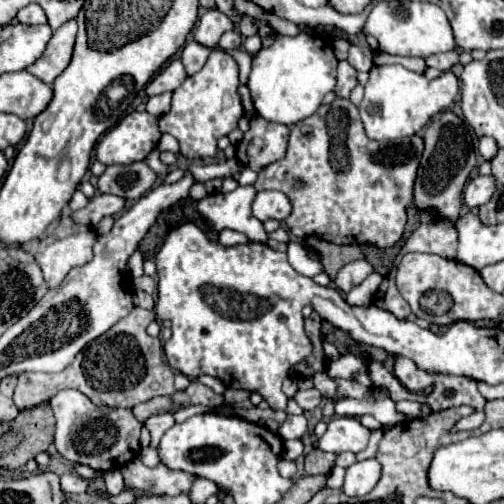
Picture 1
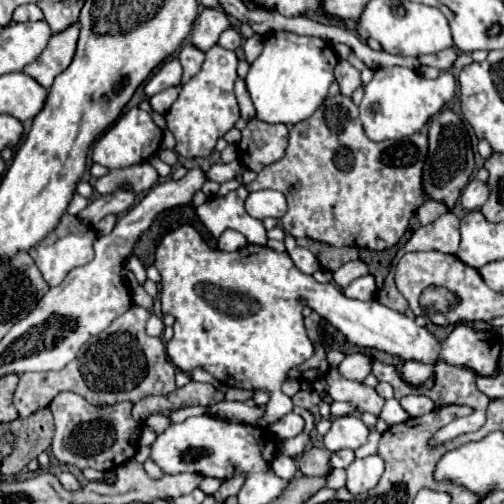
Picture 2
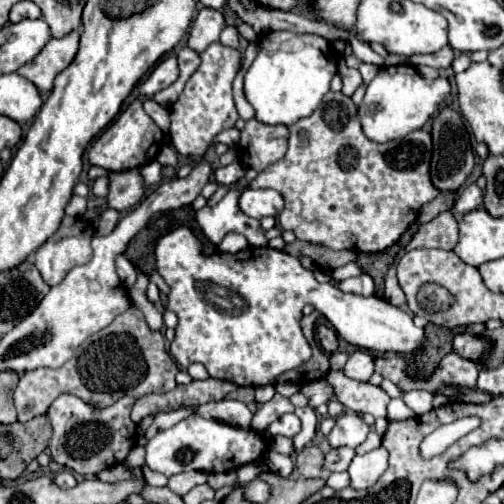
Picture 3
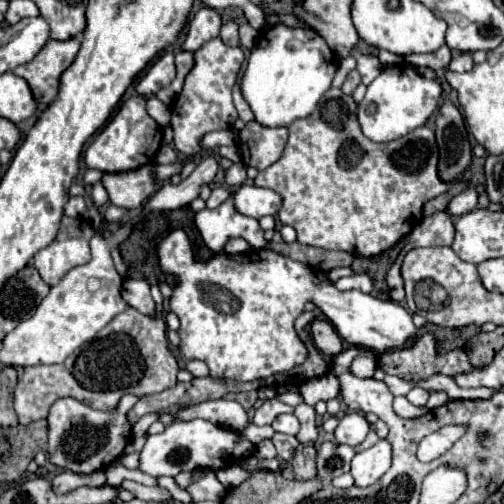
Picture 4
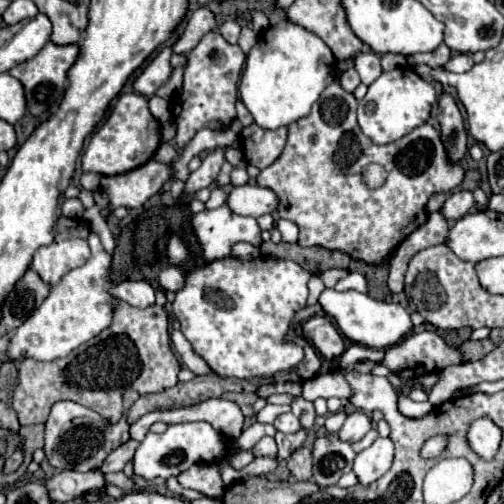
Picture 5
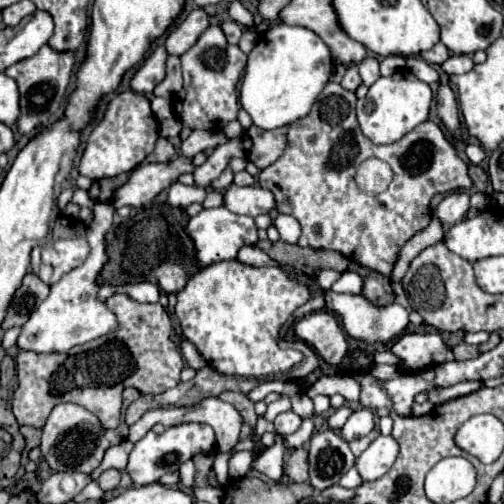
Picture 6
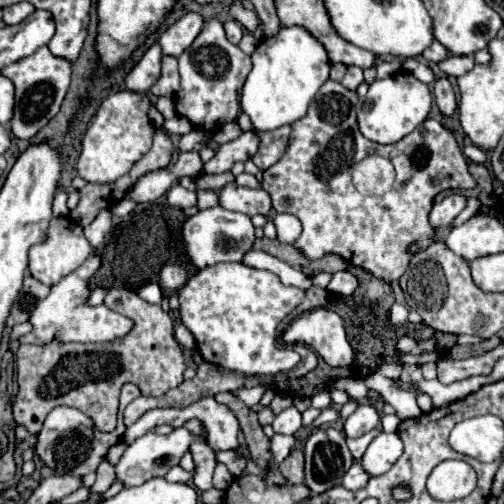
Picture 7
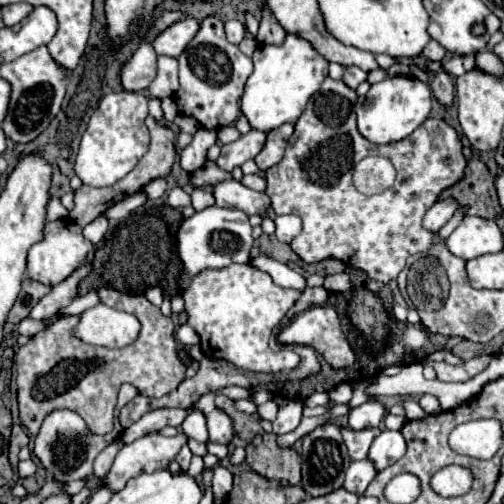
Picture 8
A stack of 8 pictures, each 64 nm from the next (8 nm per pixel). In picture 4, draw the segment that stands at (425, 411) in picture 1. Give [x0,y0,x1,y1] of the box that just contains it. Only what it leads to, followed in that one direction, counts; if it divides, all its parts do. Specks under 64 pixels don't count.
[406,388,430,406]

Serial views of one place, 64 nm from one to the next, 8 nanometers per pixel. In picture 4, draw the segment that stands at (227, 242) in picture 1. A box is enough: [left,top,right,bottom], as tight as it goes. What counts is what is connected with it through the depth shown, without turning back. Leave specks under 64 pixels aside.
[224,238,250,254]

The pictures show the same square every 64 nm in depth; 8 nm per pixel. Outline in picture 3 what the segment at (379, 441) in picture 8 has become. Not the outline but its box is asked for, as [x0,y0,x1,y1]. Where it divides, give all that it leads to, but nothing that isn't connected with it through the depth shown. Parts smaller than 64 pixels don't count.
[348,446,388,490]

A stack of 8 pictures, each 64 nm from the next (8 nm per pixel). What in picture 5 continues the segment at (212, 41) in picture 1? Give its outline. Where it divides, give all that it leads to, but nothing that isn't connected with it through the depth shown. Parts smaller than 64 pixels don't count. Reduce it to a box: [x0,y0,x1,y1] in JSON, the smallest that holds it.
[172,6,216,54]

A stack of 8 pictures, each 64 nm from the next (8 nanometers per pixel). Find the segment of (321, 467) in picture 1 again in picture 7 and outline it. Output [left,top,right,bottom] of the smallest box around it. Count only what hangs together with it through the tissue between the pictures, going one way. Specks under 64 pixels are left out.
[276,448,304,484]

